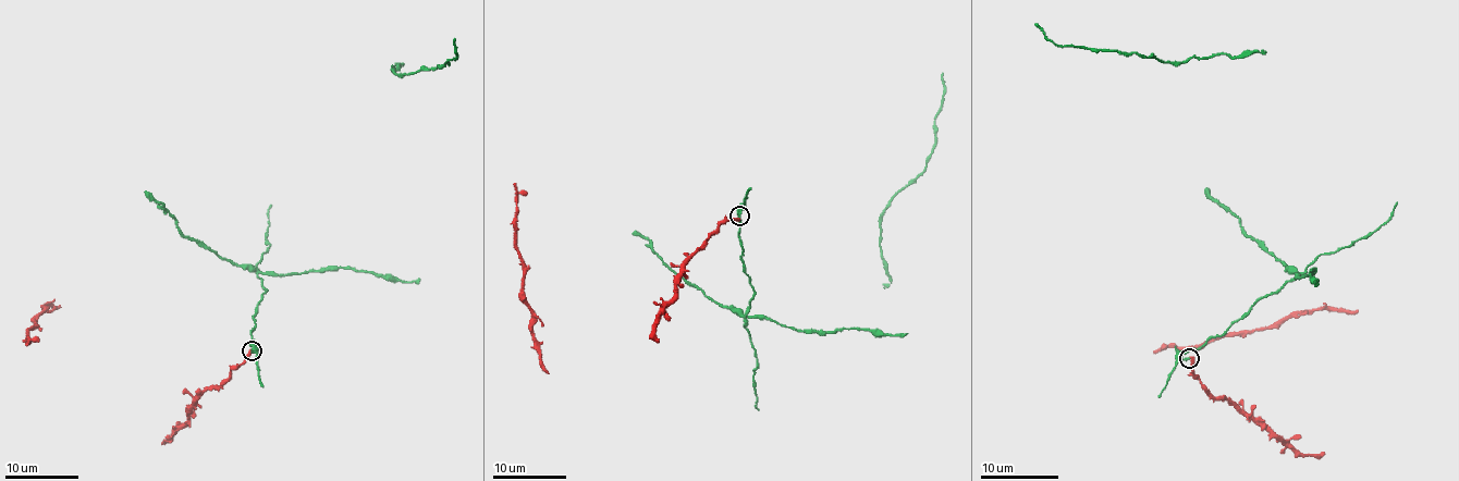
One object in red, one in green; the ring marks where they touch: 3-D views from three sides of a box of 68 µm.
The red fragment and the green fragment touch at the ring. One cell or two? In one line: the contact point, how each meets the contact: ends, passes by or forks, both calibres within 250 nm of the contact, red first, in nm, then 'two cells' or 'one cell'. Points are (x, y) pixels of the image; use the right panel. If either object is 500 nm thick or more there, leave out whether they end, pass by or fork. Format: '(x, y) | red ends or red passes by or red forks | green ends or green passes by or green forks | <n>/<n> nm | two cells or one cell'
(1189, 358) | red ends | green ends | 340/220 nm | two cells

